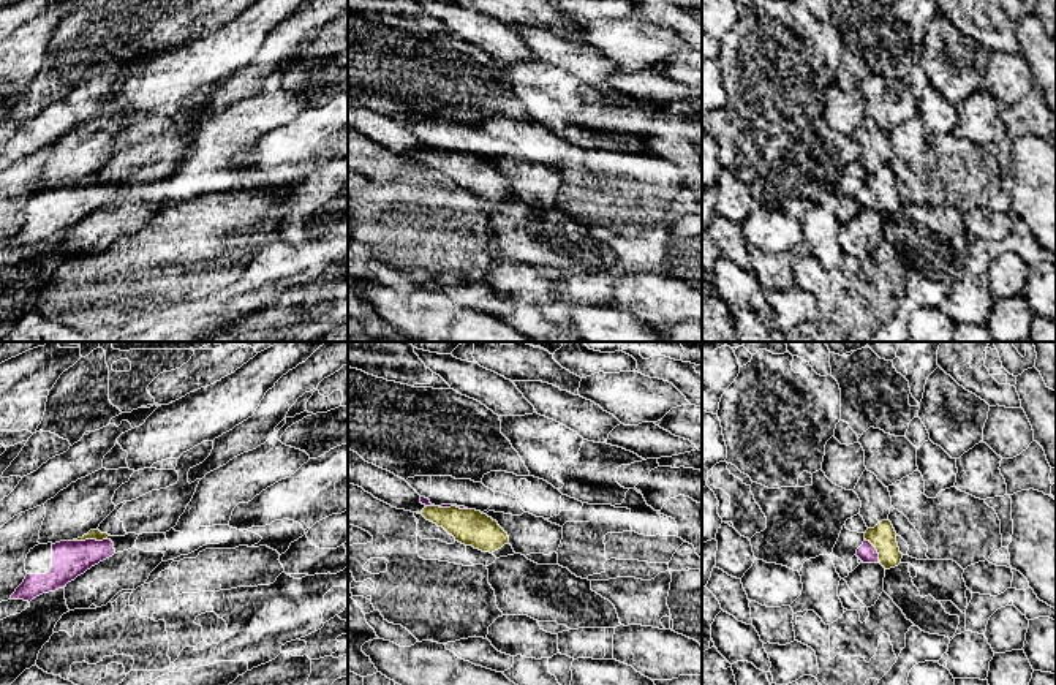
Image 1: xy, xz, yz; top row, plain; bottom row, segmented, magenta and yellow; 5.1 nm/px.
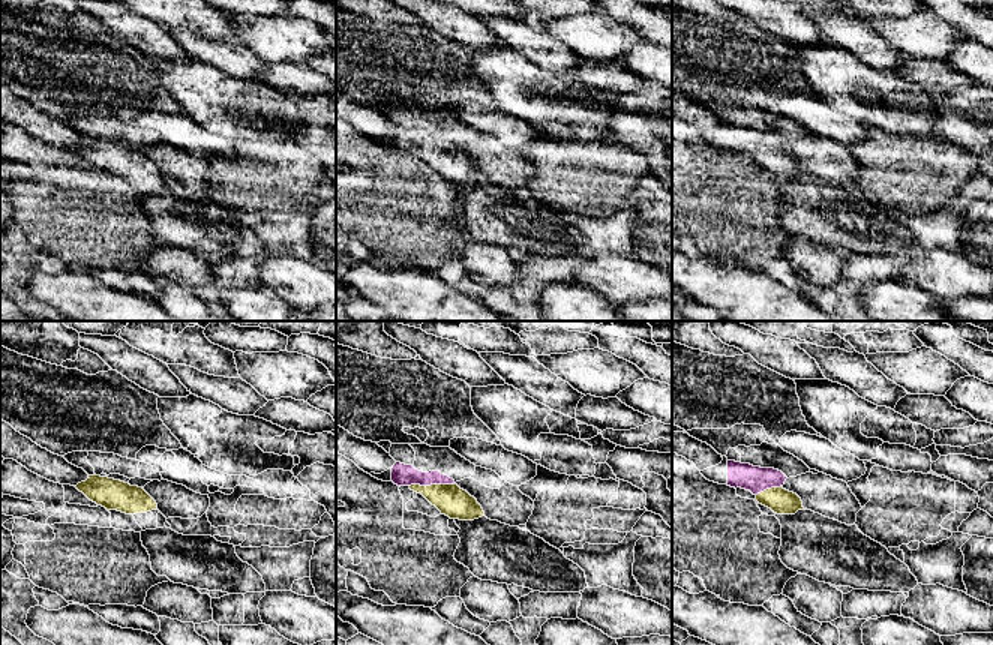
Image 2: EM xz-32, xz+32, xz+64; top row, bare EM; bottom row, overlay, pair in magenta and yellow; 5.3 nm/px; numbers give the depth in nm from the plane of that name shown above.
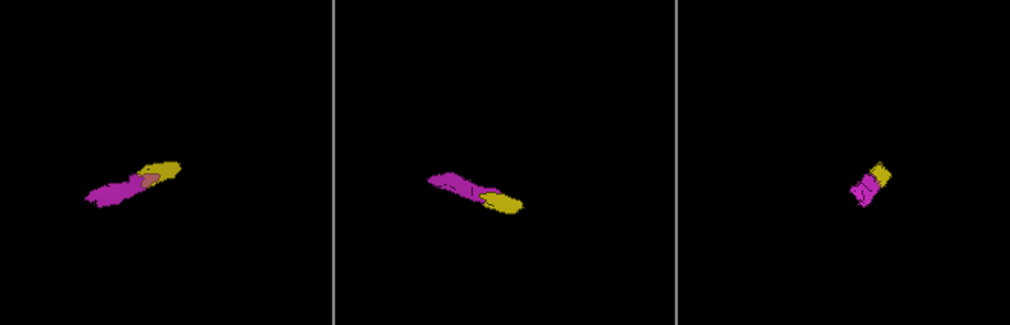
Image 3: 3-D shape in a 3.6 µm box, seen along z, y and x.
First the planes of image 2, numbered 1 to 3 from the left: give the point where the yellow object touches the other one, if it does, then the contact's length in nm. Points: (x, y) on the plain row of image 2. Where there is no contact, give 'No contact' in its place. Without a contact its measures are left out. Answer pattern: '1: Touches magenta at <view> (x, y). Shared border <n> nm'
1: No contact
2: Touches magenta at xz+32 (431, 147). Shared border 240 nm
3: Touches magenta at xz+64 (768, 152). Shared border 150 nm

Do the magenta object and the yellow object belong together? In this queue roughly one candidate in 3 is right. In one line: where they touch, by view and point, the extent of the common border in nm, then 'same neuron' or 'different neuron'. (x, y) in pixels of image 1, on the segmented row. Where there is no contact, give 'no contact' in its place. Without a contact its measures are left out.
xy (89, 540) | 170 nm | same neuron

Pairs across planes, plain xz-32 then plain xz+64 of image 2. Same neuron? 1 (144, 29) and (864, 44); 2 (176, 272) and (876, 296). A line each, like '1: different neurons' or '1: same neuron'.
1: different neurons
2: different neurons

